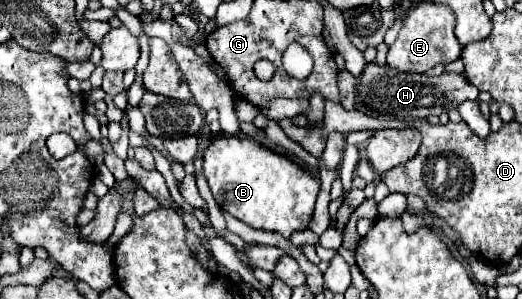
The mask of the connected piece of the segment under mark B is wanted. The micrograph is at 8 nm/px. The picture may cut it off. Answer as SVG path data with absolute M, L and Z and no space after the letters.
M215 138L203 152L203 174L219 206L257 230L279 232L289 238L293 230L305 230L313 216L319 180L281 154L271 152L251 138Z

